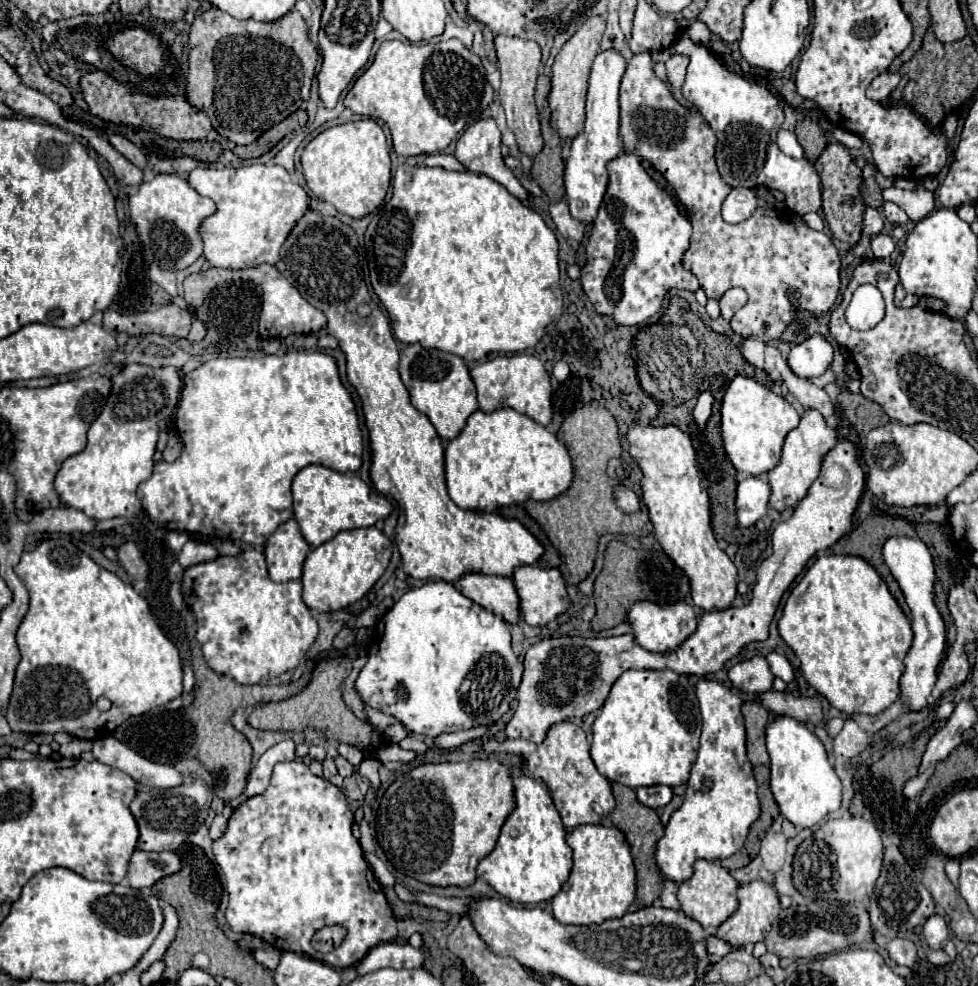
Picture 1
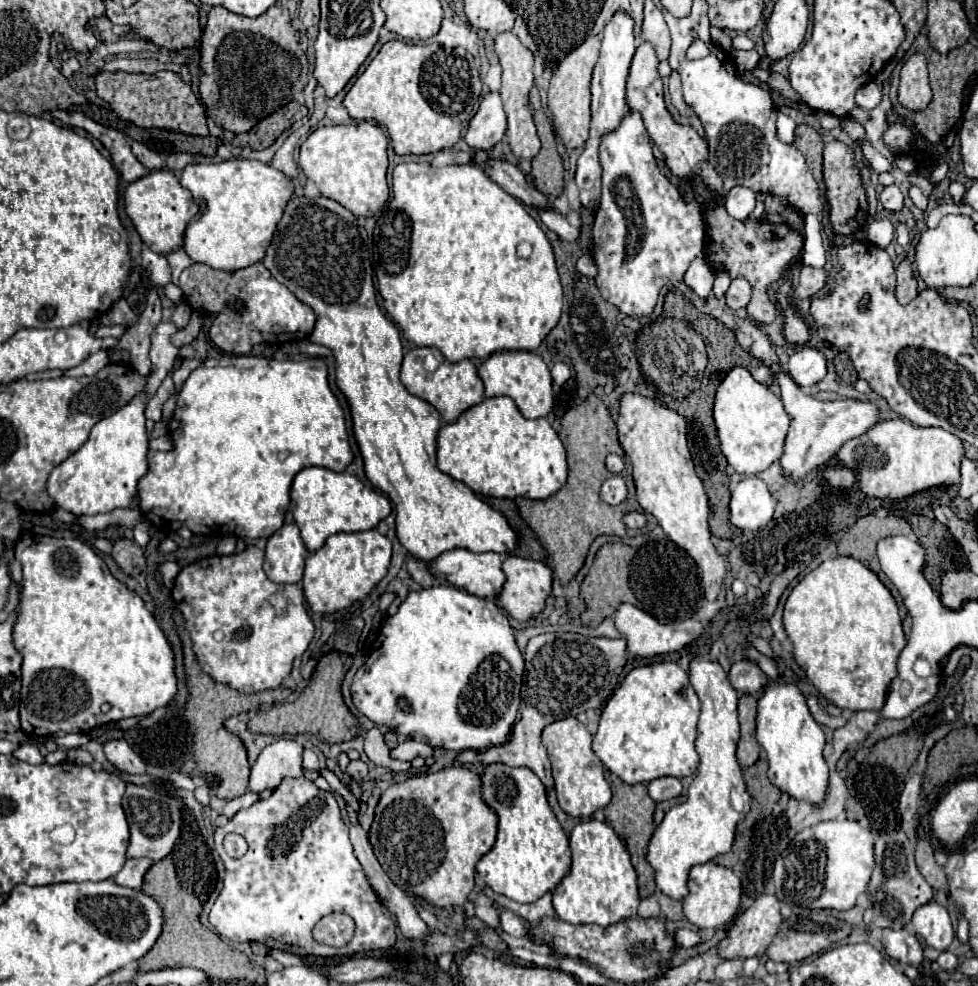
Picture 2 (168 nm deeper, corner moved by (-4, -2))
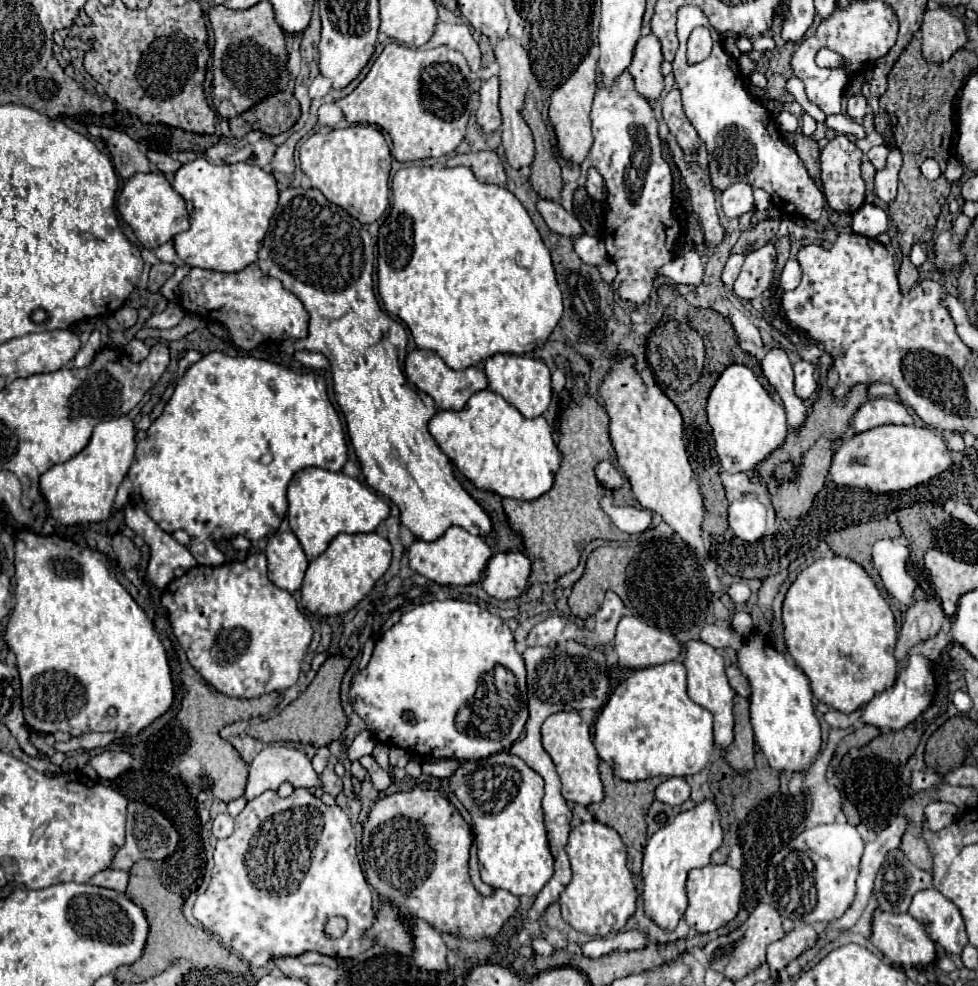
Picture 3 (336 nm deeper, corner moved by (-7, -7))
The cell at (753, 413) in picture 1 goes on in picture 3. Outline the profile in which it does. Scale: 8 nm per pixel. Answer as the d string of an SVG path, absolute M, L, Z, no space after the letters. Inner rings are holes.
M731 364L719 374L707 398L707 418L715 438L715 452L721 466L720 474L753 470L775 448L779 448L779 444L783 444L789 432L785 422L785 408L773 402L773 398L761 386L753 370L745 364Z

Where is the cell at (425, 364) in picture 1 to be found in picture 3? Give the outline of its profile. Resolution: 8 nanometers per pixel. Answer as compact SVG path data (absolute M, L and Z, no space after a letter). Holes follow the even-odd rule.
M413 350L405 358L405 376L409 382L413 382L419 390L427 392L439 410L443 408L463 408L463 404L479 390L487 388L487 376L475 366L469 366L465 370L453 370L449 368L435 352L431 350Z

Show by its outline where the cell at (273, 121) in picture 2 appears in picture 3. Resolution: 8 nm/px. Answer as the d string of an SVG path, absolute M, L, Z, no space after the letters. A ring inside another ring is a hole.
M279 90L273 96L267 96L253 108L243 114L237 114L229 120L231 134L243 138L249 130L263 130L263 134L273 136L287 132L301 116L299 102L289 90Z

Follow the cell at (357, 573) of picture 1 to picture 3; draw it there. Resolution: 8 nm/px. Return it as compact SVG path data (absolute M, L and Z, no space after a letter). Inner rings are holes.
M375 532L369 534L337 534L329 548L309 562L301 586L301 604L321 616L345 614L355 608L387 572L391 562L391 544Z

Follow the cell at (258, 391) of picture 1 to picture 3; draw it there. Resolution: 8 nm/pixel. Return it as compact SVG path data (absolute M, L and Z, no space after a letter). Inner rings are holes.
M209 352L177 380L171 400L149 426L147 438L137 442L129 478L133 482L133 502L143 506L159 528L169 534L177 528L185 530L191 536L195 560L205 566L221 566L223 552L217 548L221 538L245 536L259 540L277 532L287 512L287 484L295 472L307 466L339 472L345 462L343 424L327 398L321 376L313 372L295 374L289 368L253 356Z

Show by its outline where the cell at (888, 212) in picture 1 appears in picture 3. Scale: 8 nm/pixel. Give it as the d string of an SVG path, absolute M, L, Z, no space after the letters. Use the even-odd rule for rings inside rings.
M893 148L887 156L887 164L885 168L877 170L875 174L875 194L883 200L883 202L891 202L897 196L897 172L901 168L901 152L897 148Z

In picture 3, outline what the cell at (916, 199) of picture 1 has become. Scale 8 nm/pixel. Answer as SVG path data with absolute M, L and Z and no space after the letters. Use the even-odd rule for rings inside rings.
M881 144L881 146L873 146L873 148L867 152L869 160L873 162L873 166L875 166L877 170L883 168L883 164L885 164L885 160L887 160L887 154L889 154L889 146L885 146L885 144Z

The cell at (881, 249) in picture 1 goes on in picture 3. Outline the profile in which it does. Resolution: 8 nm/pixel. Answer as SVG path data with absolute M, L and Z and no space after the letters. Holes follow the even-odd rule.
M865 202L859 210L853 212L851 228L853 228L853 232L857 232L861 236L875 238L881 232L887 232L887 224L889 224L887 212L875 204Z

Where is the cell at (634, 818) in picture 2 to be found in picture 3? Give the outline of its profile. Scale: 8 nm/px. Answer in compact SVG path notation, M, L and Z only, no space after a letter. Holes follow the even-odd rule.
M599 762L599 772L601 772L601 780L605 786L605 798L599 804L589 804L587 810L593 814L593 818L601 824L607 824L611 828L615 828L623 840L623 844L627 846L627 866L631 872L635 872L639 876L641 872L641 858L643 858L643 848L647 844L647 824L645 824L645 812L653 802L653 792L657 788L657 784L663 780L661 776L655 778L647 778L647 780L637 780L637 782L627 782L621 780L617 776L613 776L611 766L607 762Z

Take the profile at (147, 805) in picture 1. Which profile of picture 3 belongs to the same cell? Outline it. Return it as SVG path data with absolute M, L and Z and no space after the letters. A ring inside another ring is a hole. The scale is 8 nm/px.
M129 802L129 808L127 808L127 840L117 850L117 854L113 856L111 868L113 870L129 870L131 864L135 860L141 860L141 858L163 860L169 854L173 854L173 850L177 848L177 842L179 842L177 830L171 826L171 822L161 812L157 812L155 808L141 804L141 802Z

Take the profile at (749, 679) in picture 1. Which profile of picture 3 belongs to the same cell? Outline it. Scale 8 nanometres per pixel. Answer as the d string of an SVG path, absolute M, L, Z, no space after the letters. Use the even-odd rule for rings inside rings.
M729 666L727 668L727 678L729 678L729 684L731 684L731 688L739 694L739 696L743 696L743 698L749 698L749 694L751 694L751 686L747 684L747 678L739 672L739 668L737 666Z

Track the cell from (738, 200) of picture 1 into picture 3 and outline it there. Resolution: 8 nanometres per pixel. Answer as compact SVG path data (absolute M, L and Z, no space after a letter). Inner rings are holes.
M735 182L721 192L721 210L729 218L739 218L753 210L753 190L745 182Z

